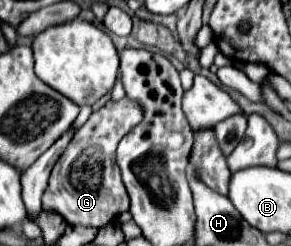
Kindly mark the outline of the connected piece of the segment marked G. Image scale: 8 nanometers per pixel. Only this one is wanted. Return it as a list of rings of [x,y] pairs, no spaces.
[[[108,101],[104,107],[94,111],[90,119],[76,131],[74,141],[70,141],[54,165],[42,197],[42,209],[60,213],[68,225],[96,229],[102,229],[120,213],[128,211],[130,201],[116,165],[116,145],[134,125],[138,125],[138,121],[142,121],[142,105],[136,101]]]

